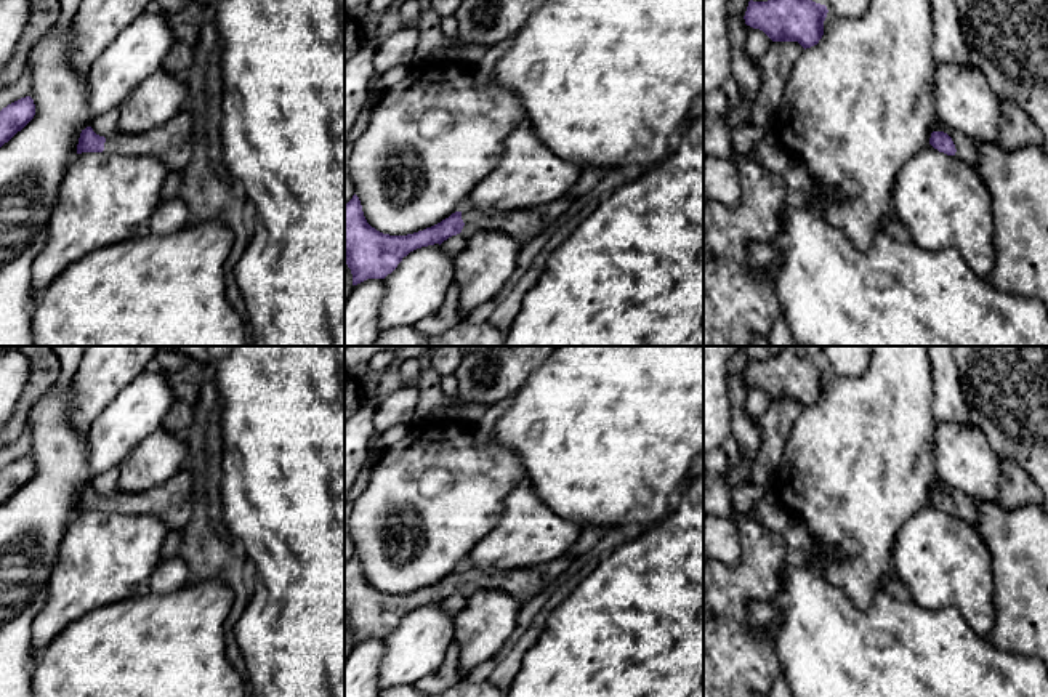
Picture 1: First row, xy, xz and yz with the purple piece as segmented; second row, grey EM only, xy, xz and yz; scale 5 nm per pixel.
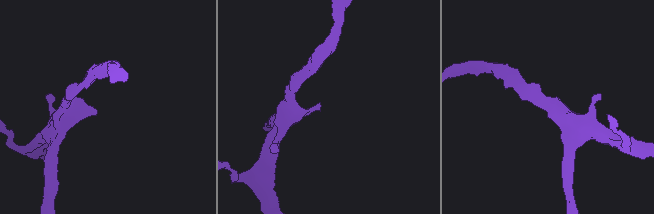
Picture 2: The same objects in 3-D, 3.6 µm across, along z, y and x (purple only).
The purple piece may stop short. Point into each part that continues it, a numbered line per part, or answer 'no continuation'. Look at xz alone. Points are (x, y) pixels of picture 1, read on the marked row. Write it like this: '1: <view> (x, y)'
1: xz (521, 225)

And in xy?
1: xy (172, 143)

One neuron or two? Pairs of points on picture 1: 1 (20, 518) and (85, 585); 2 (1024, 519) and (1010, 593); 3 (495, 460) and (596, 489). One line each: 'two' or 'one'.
1: two
2: one
3: two

